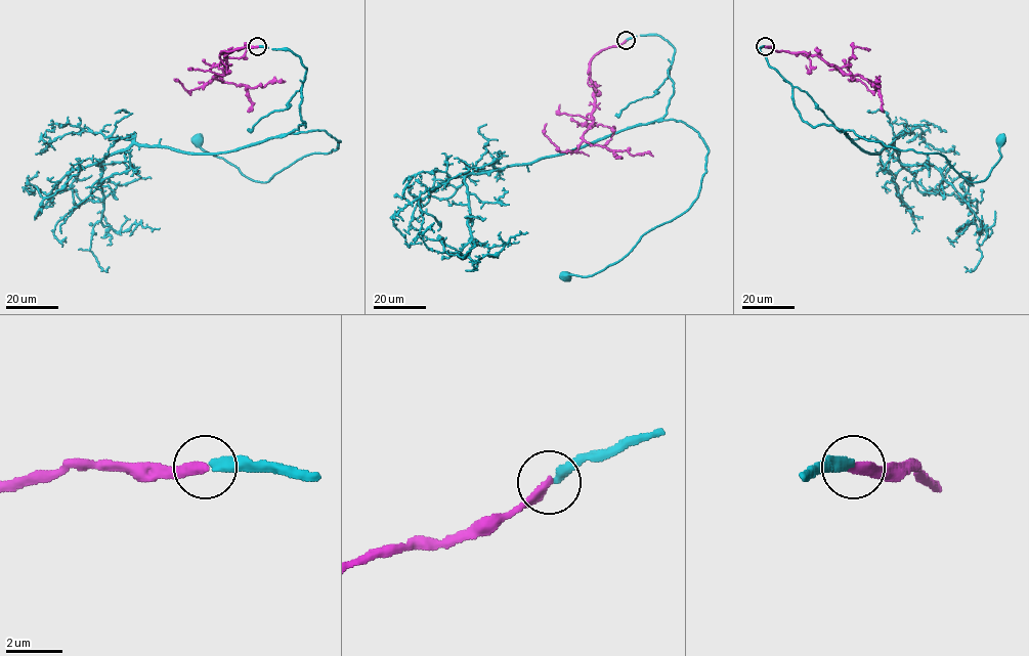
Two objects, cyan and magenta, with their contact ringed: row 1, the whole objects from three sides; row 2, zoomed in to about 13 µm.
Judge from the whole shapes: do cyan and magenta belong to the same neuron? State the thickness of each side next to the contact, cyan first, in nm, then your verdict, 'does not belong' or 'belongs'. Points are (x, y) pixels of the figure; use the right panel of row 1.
320 nm thick on the cyan side, 360 nm on the other; belongs

